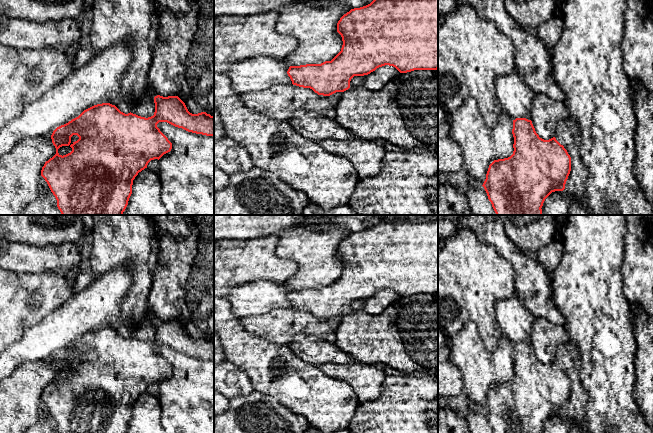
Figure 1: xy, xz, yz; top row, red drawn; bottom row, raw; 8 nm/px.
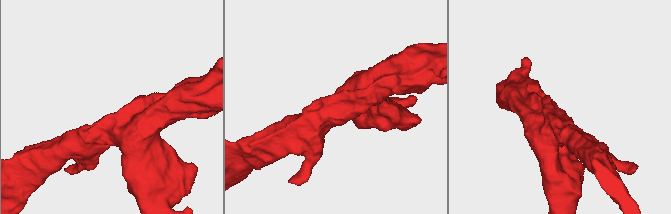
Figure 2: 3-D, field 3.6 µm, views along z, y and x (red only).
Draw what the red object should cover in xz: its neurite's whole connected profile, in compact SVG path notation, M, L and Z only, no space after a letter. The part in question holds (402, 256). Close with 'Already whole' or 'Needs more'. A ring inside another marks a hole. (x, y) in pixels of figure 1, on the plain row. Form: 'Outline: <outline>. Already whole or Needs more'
Outline: M438 219L396 222L374 220L370 228L344 238L337 247L337 256L343 265L341 275L331 285L321 288L290 290L287 298L293 309L310 312L318 319L330 320L348 314L354 300L368 299L385 289L395 291L400 297L438 293Z. Already whole

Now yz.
Outline: M513 344L513 378L504 383L494 384L488 392L483 411L493 433L541 433L545 423L555 415L563 415L571 395L571 381L555 361L544 364L536 357L531 344Z. Already whole

